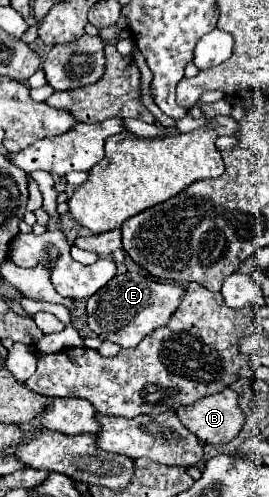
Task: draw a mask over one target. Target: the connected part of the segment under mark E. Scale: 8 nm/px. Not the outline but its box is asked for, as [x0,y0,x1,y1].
[86,273,186,349]

